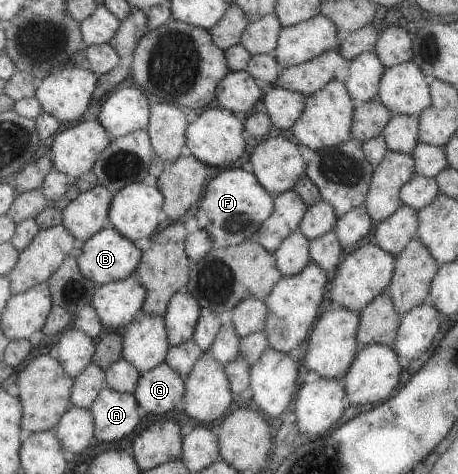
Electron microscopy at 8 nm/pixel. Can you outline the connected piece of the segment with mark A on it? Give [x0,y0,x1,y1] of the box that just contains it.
[88,387,142,443]

